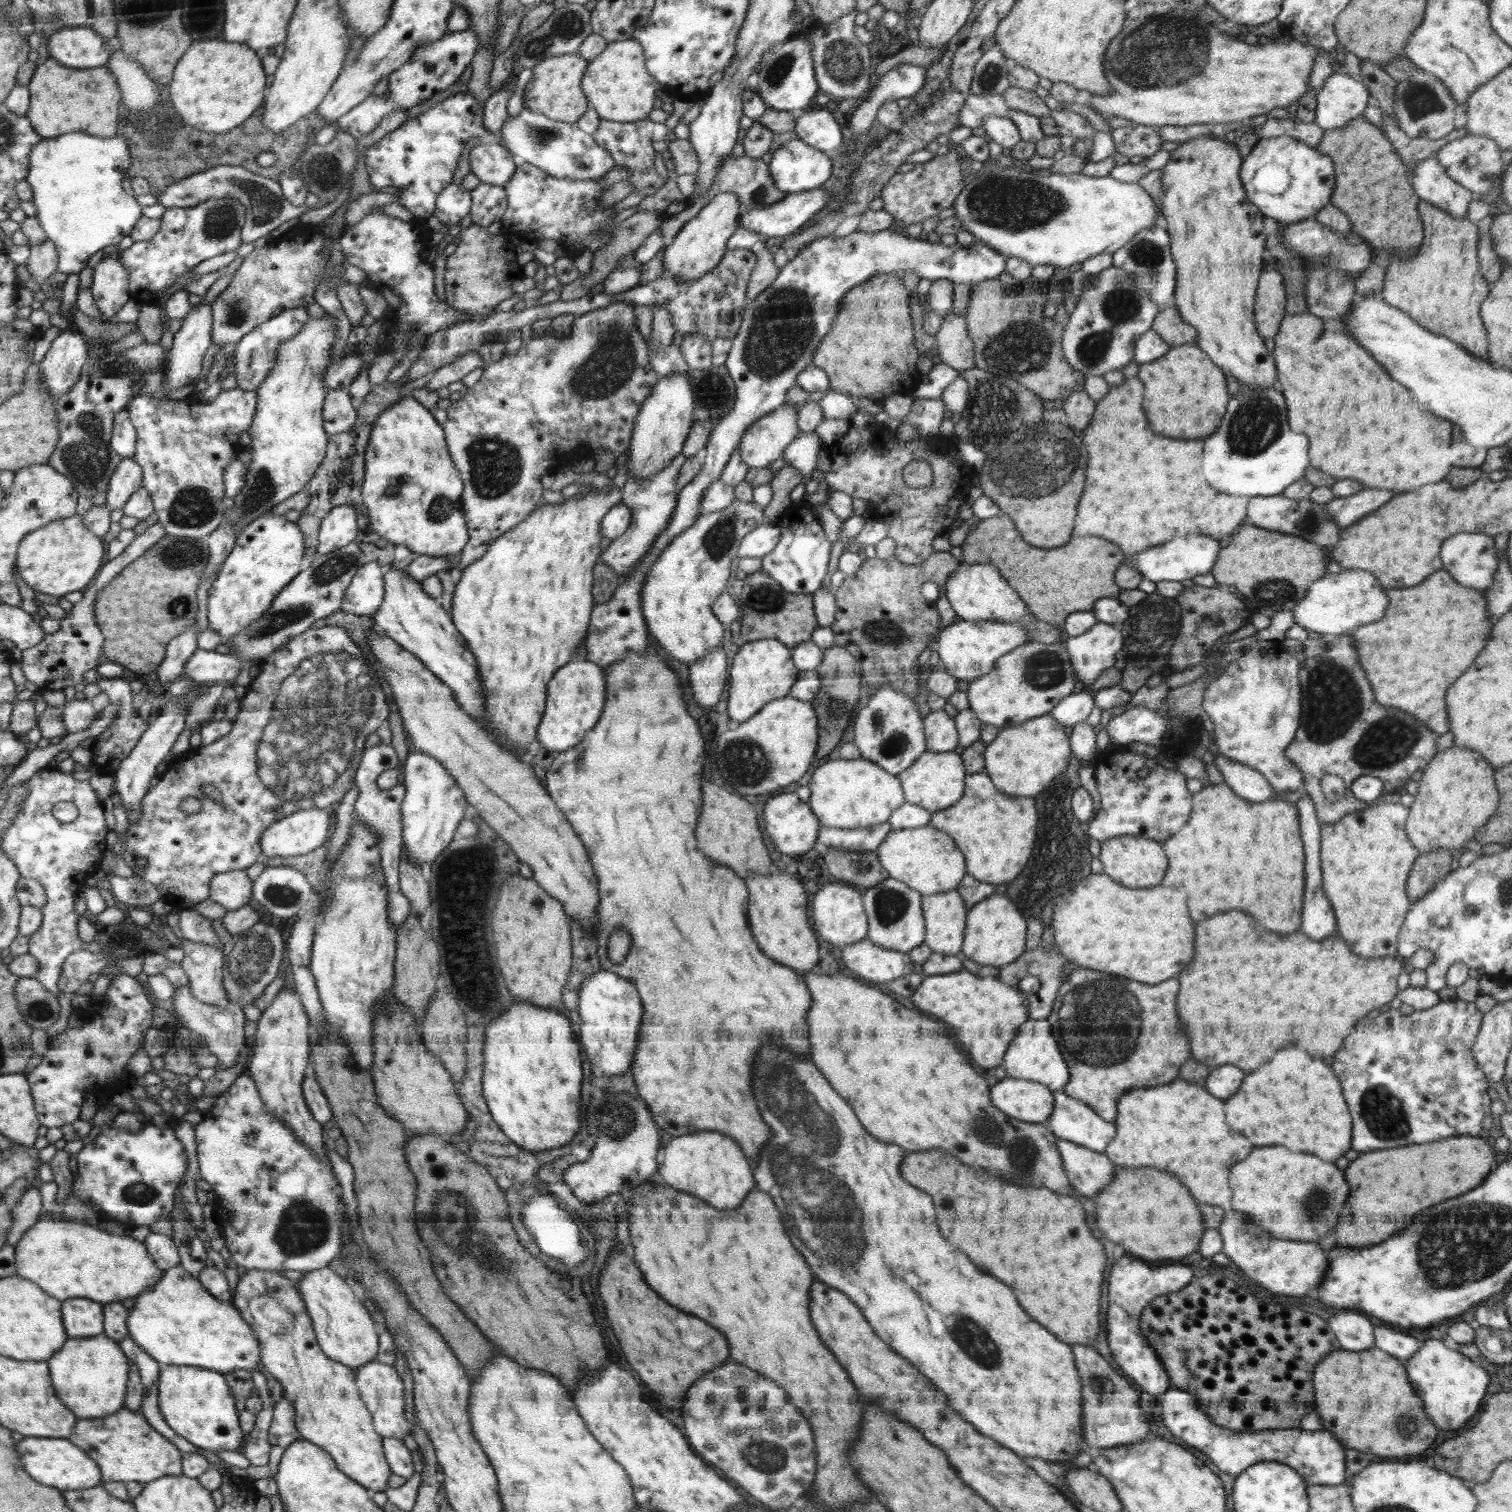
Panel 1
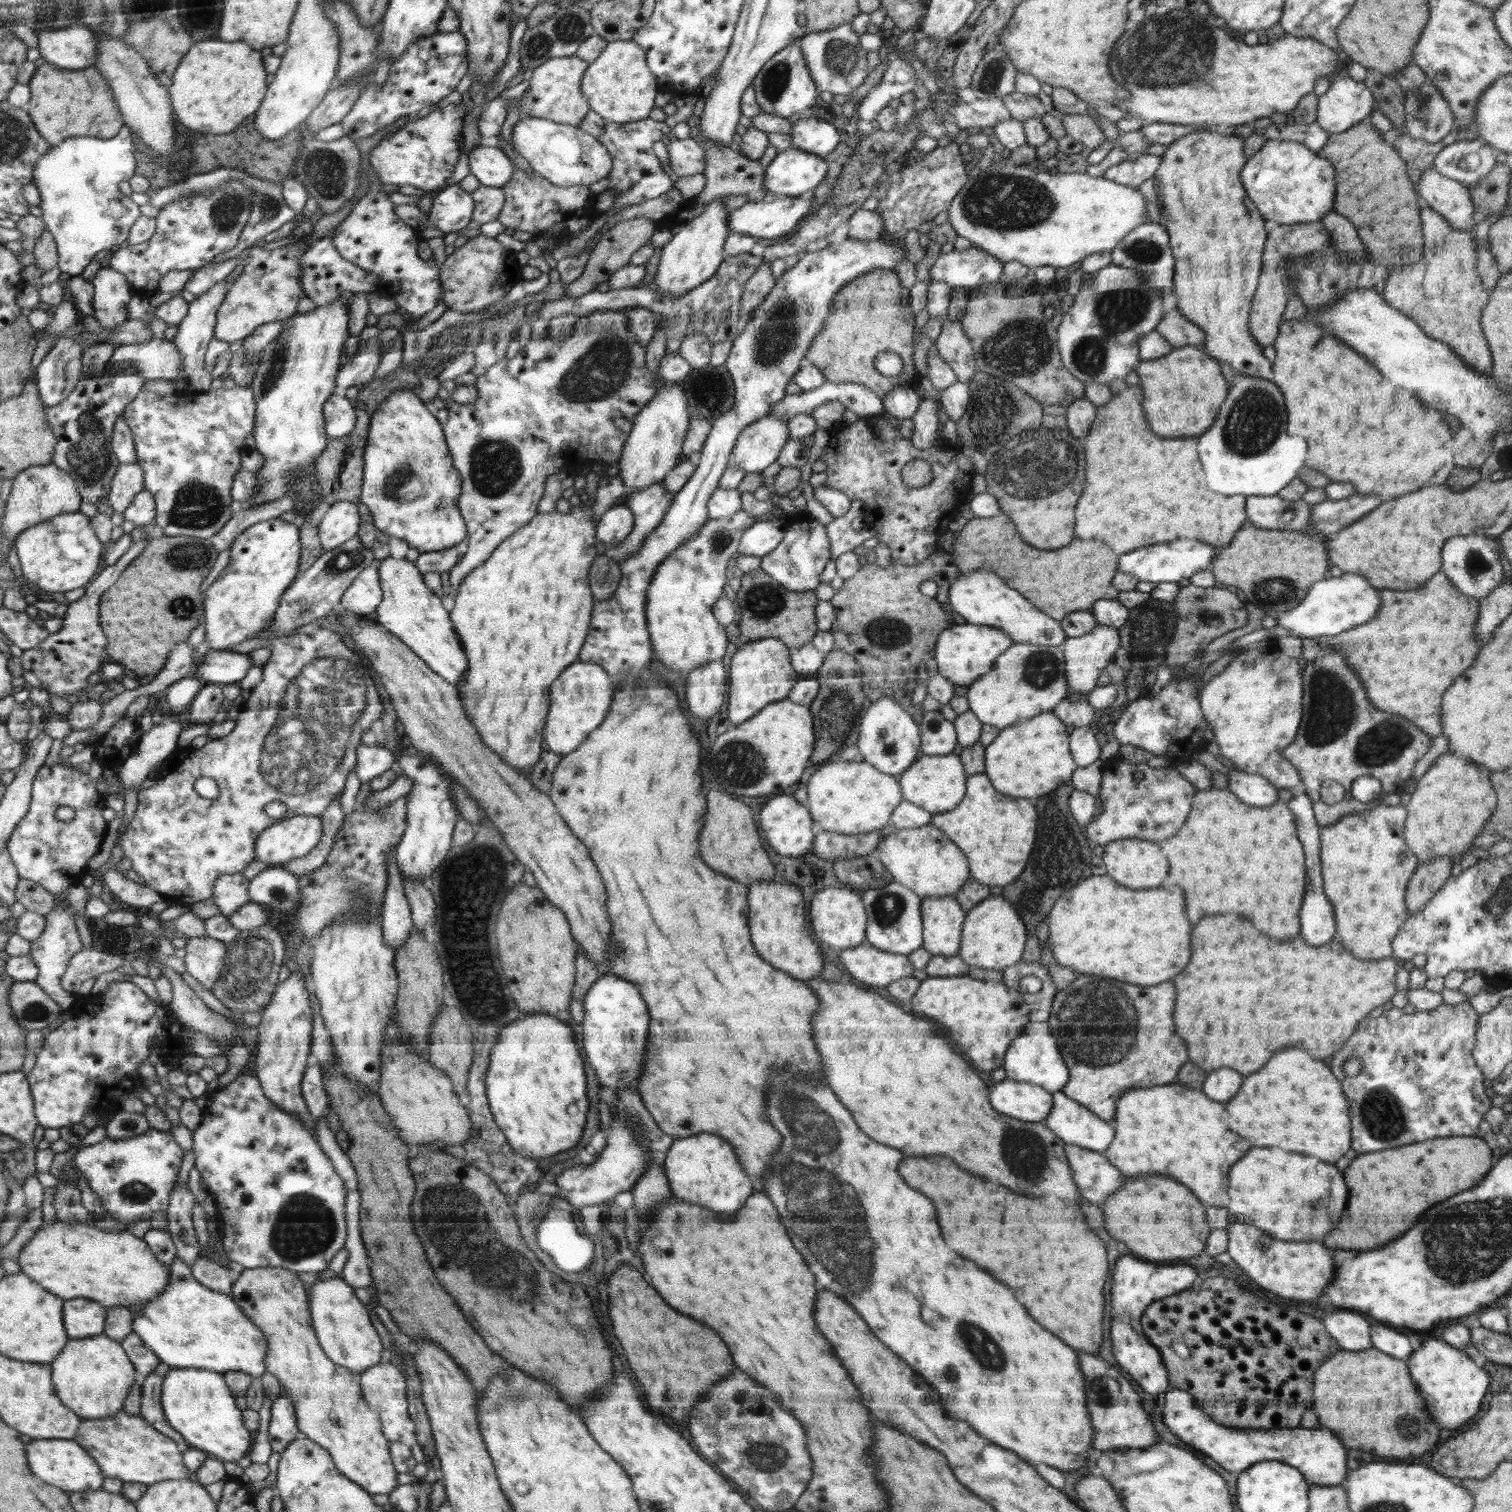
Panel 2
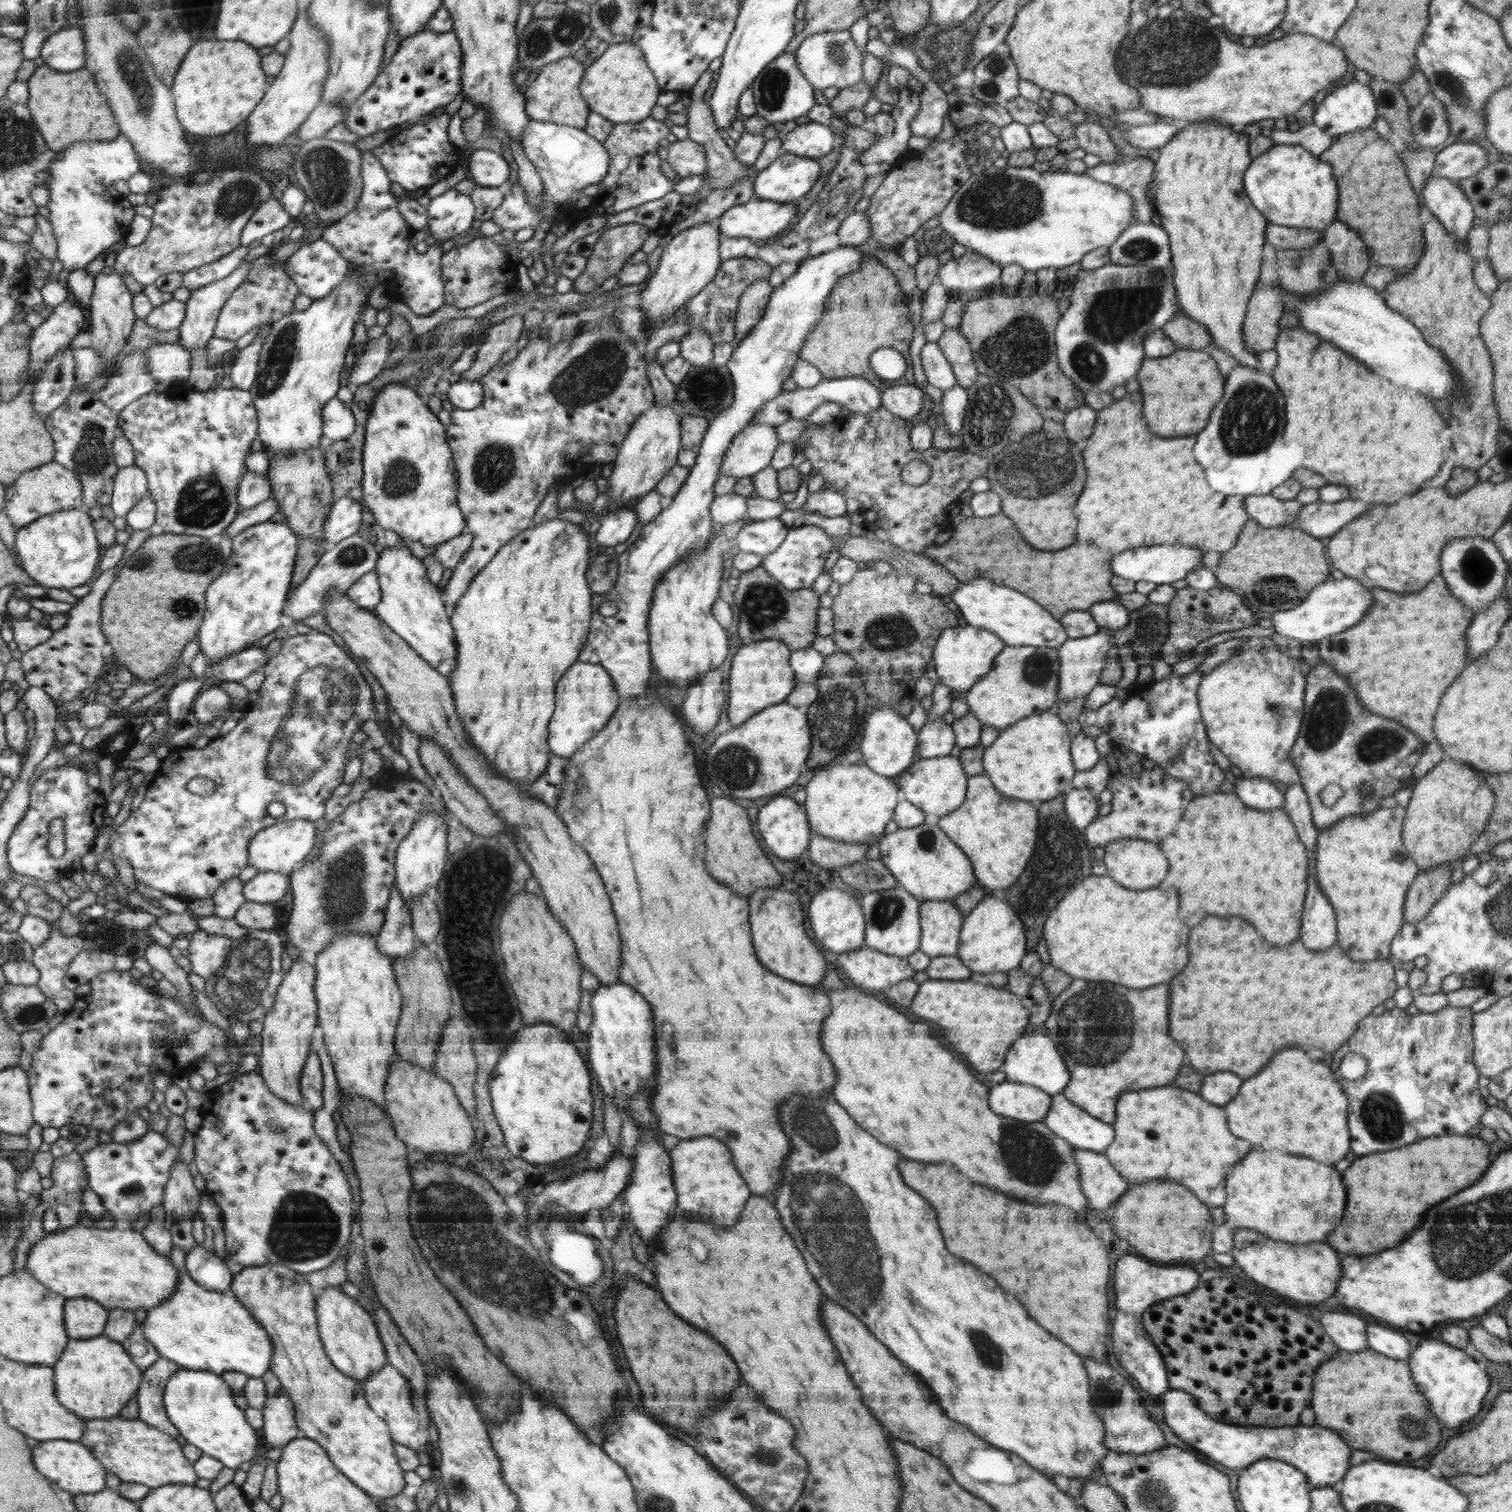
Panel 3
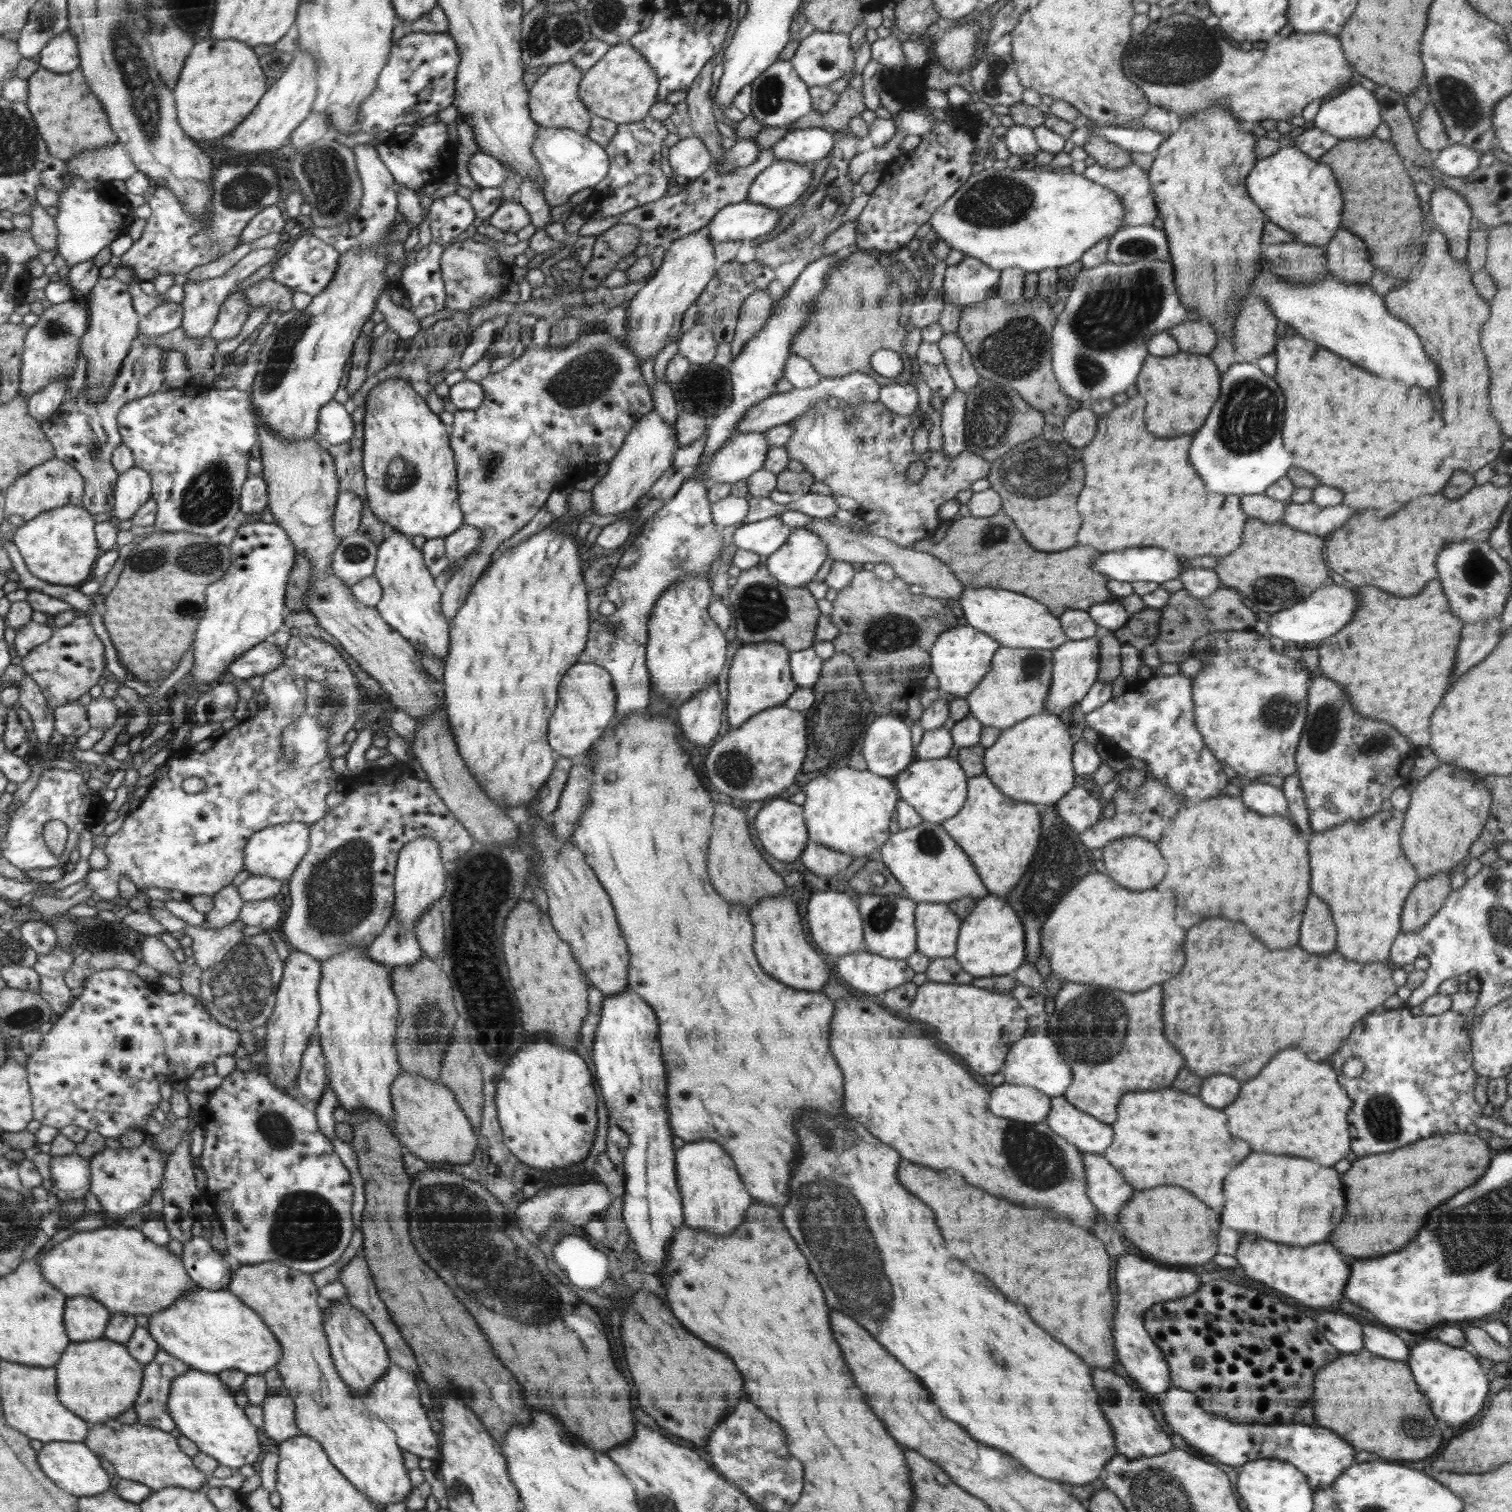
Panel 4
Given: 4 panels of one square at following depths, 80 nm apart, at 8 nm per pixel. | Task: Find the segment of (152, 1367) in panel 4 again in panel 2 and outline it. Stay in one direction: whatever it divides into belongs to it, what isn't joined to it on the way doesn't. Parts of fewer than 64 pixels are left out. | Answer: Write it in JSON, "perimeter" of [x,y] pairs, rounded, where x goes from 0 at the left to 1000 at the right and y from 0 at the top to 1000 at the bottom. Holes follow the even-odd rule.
{"perimeter":[[[106,900],[103,905],[96,911],[93,917],[92,936],[101,943],[101,944],[103,944],[104,947],[111,950],[112,952],[116,952],[119,955],[119,960],[121,961],[126,956],[124,956],[124,954],[121,952],[121,950],[117,946],[114,944],[114,942],[109,937],[108,930],[106,929],[107,916],[109,909],[111,909],[112,905],[112,903]]]}

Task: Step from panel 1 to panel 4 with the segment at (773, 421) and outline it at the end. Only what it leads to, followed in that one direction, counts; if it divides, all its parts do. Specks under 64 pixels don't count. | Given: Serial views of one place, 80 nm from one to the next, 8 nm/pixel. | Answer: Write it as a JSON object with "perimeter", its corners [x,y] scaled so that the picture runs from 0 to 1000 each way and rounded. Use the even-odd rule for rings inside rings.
{"perimeter":[[[506,286],[484,287],[478,297],[470,300],[468,306],[466,321],[469,323],[476,319],[486,319],[494,317],[507,308],[510,296]]]}

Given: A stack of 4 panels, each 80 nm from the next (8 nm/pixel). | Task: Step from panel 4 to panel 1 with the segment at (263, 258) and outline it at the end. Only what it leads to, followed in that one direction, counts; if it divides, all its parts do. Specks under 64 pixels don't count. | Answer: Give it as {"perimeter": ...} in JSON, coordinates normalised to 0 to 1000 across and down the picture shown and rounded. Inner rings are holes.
{"perimeter":[[[132,200],[132,201],[128,202],[121,210],[120,217],[118,218],[116,221],[114,221],[114,226],[112,228],[112,237],[110,237],[110,244],[108,246],[108,254],[111,255],[112,257],[115,258],[130,253],[135,233],[141,227],[140,224],[141,218],[140,210],[140,201]]]}

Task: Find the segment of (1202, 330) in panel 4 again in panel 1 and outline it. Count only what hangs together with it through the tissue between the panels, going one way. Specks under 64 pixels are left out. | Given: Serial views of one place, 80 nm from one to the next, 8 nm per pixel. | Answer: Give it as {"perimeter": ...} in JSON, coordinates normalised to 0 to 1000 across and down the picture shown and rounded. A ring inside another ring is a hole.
{"perimeter":[[[778,202],[769,203],[763,212],[761,218],[775,229],[789,228],[792,225],[791,218],[781,211]]]}

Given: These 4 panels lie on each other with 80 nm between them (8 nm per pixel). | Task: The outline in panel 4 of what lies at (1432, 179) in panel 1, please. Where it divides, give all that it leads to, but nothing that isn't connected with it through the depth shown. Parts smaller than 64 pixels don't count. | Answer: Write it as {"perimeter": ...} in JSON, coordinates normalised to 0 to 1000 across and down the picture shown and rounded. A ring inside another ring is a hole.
{"perimeter":[[[953,121],[949,124],[949,126],[946,128],[945,132],[946,142],[948,144],[949,151],[955,154],[955,157],[958,158],[958,167],[963,172],[969,172],[970,171],[970,165],[972,157],[972,146],[974,142],[971,134],[962,126],[953,123]]]}

